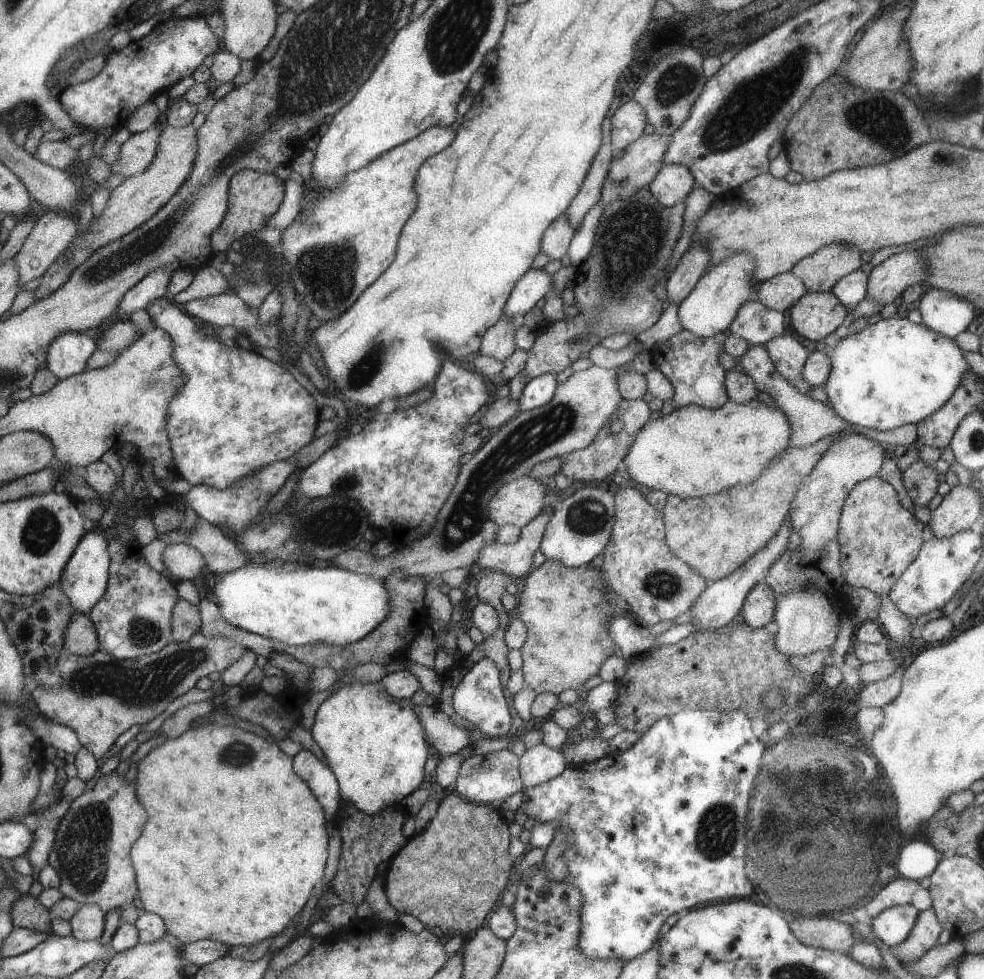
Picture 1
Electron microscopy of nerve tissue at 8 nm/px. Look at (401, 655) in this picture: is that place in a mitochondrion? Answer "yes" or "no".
no

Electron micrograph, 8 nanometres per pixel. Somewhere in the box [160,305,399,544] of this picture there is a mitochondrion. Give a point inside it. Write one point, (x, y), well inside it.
(373, 358)

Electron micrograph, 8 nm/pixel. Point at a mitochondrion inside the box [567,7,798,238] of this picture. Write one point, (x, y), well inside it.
(674, 80)

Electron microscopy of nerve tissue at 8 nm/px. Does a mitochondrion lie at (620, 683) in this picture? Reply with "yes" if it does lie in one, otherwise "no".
no

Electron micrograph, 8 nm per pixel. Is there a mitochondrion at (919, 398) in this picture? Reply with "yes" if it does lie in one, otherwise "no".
no

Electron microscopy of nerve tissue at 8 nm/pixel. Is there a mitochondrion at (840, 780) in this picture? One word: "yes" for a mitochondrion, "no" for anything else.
yes

